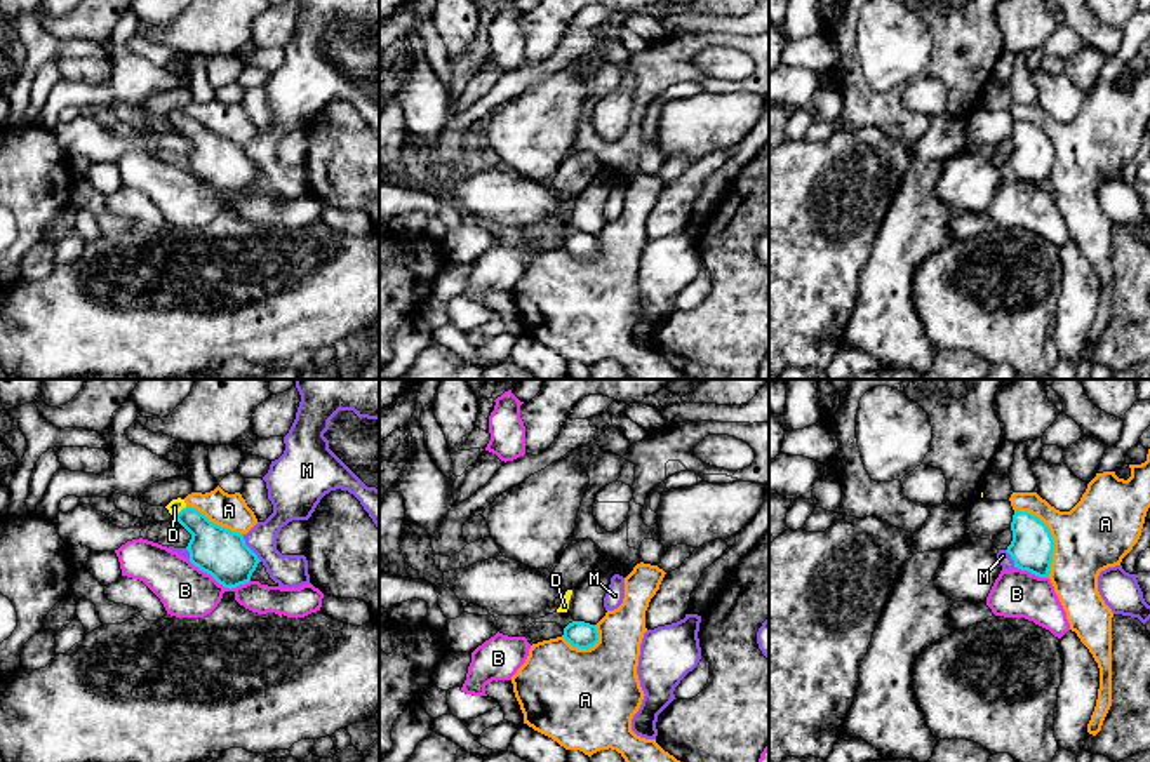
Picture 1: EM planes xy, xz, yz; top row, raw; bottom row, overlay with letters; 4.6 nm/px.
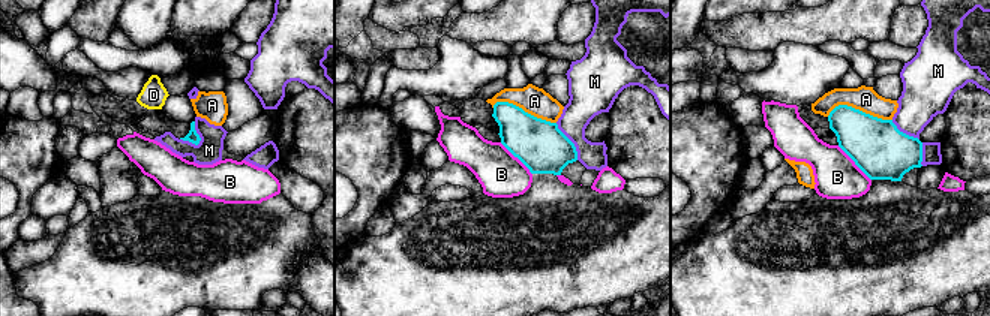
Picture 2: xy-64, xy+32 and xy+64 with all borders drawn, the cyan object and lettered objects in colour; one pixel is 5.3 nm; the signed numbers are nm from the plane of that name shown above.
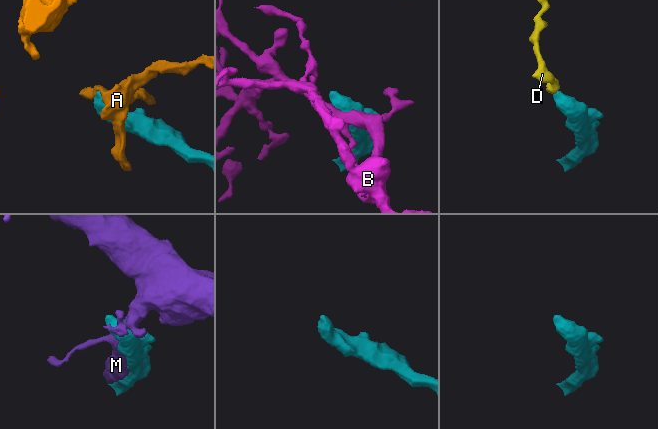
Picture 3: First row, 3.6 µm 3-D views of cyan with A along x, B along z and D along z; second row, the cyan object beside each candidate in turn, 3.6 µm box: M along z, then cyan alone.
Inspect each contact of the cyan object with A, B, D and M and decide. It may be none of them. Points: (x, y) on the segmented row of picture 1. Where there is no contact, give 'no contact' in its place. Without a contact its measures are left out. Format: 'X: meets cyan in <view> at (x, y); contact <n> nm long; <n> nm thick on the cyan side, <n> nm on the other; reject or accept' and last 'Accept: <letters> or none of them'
A: meets cyan in yz at (1051, 536); contact 360 nm long; 200 nm thick on the cyan side, 320 nm on the other; reject
B: meets cyan in xy at (220, 583); contact 300 nm long; 220 nm thick on the cyan side, 240 nm on the other; reject
D: meets cyan in xy at (181, 510); contact 80 nm long; 220 nm thick on the cyan side, 70 nm on the other; accept
M: meets cyan in xy at (249, 548); contact 160 nm long; 220 nm thick on the cyan side, 160 nm on the other; reject
Accept: D

